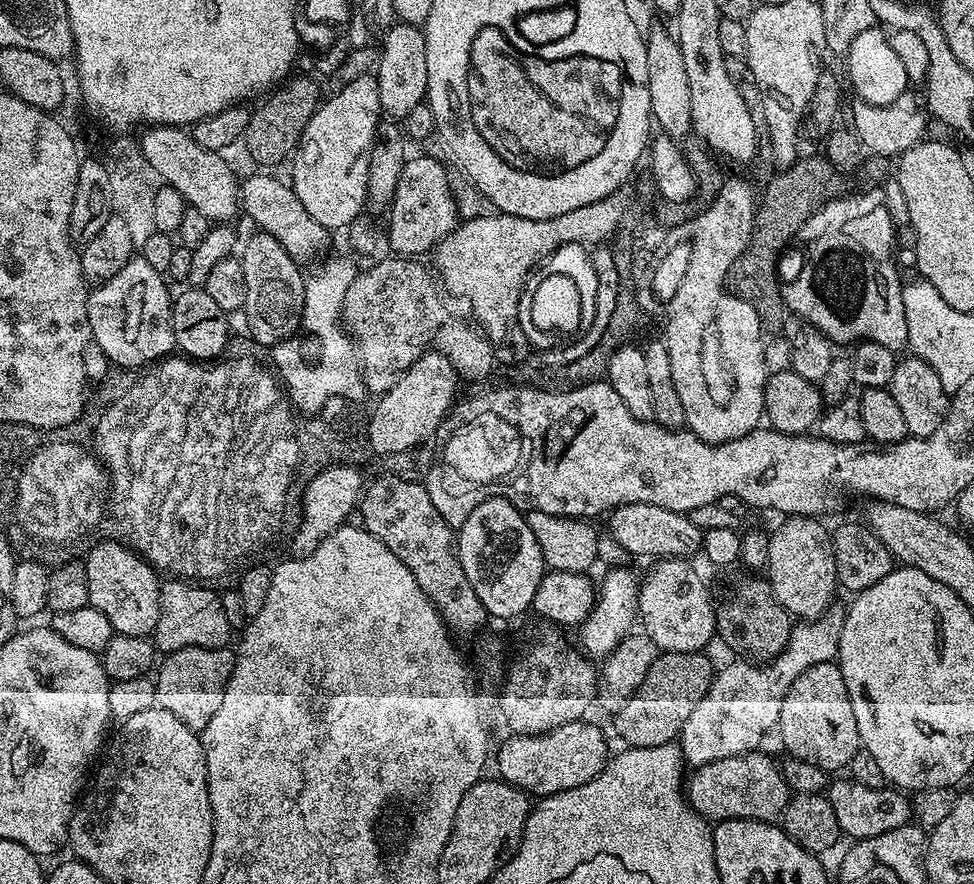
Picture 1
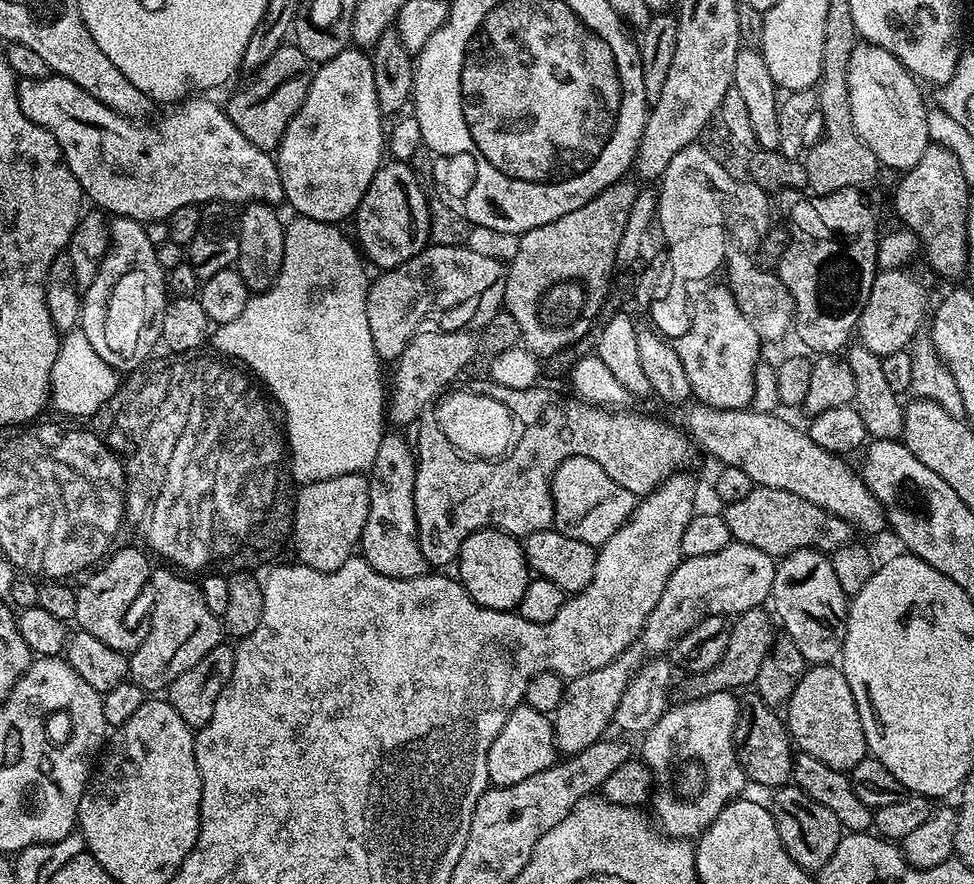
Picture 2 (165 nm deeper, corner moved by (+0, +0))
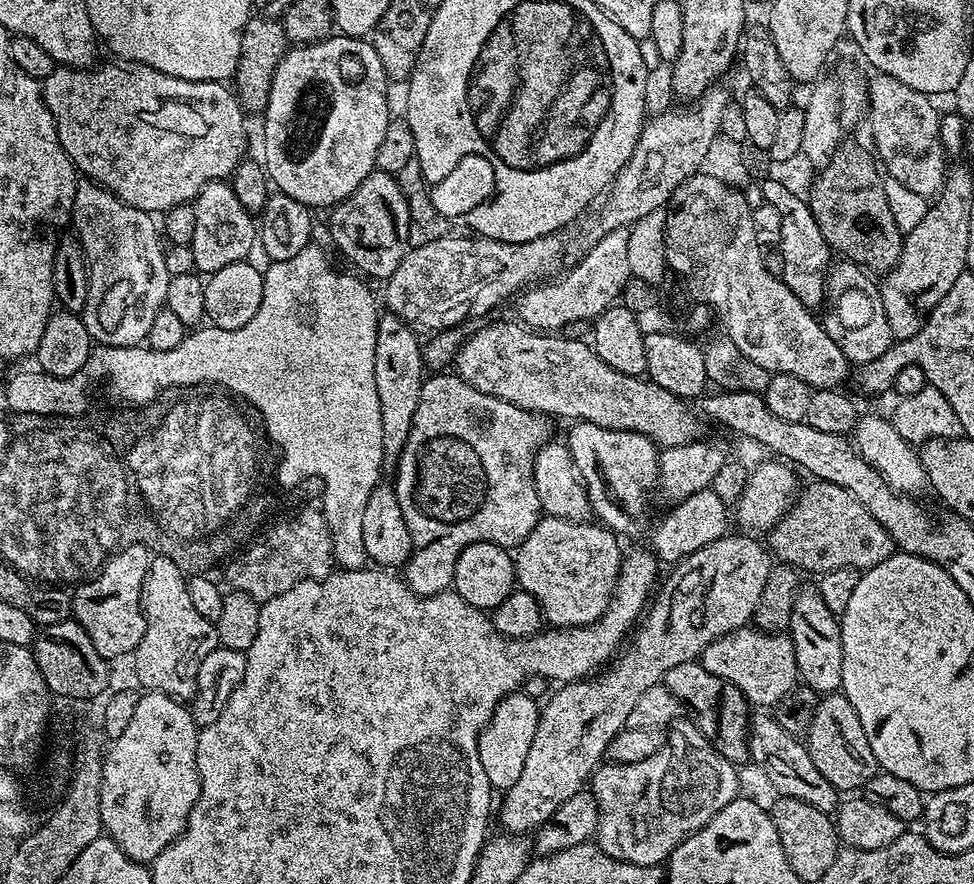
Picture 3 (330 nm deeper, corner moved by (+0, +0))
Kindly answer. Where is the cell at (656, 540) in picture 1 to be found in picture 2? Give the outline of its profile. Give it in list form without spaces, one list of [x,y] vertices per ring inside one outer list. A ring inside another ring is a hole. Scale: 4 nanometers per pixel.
[[[585,456],[566,458],[552,476],[552,509],[554,510],[552,523],[555,531],[566,538],[574,538],[578,542],[586,542],[593,546],[605,544],[631,518],[637,503],[638,498],[635,494],[626,490],[626,486],[618,486],[618,482],[614,482],[614,478],[610,478],[606,470],[602,470],[602,466],[594,462],[594,458]]]

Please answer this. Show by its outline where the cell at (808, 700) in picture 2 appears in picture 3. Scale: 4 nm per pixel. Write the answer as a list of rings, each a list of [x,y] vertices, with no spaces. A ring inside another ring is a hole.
[[[839,691],[821,695],[815,701],[806,733],[806,747],[810,758],[814,758],[814,766],[818,766],[818,771],[841,793],[848,794],[851,788],[863,789],[868,780],[877,774],[874,750],[870,750],[858,710],[854,710],[854,706],[850,706],[848,699]]]

